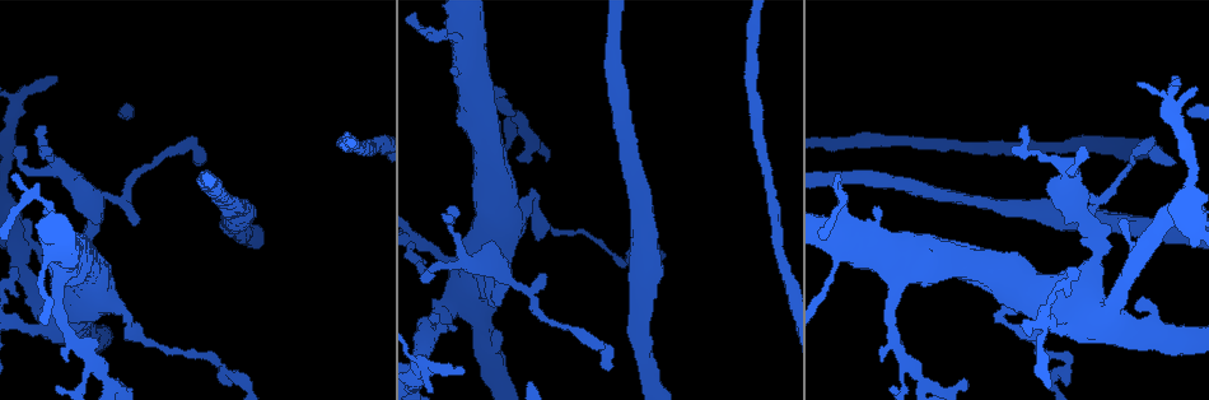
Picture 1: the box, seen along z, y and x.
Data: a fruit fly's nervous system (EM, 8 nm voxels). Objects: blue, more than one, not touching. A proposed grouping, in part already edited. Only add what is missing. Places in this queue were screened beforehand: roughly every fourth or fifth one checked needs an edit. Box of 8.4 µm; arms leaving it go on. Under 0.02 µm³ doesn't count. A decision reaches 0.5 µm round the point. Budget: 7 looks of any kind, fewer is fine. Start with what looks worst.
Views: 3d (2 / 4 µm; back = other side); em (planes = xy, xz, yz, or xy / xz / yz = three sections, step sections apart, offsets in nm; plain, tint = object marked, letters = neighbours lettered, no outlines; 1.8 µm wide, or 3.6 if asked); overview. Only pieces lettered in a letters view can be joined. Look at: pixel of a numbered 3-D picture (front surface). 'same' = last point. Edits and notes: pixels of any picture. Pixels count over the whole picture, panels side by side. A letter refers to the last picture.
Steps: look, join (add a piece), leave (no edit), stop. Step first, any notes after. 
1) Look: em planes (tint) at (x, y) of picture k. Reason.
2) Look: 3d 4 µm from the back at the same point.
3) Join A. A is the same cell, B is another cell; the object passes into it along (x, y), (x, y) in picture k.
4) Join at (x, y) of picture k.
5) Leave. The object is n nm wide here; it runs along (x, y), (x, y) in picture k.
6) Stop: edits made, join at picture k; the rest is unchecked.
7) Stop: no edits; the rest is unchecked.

Look: em xy step 16 (letters) at (1125, 222) of picture 1. Branch stops here.

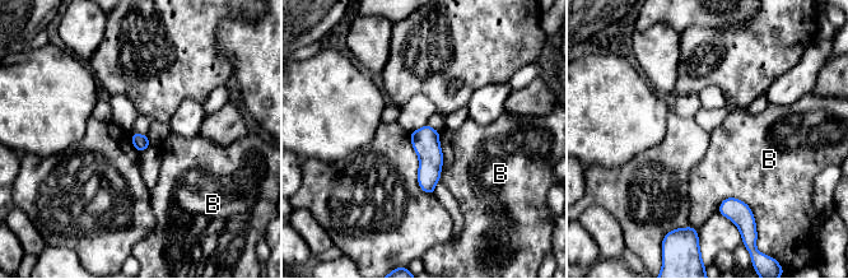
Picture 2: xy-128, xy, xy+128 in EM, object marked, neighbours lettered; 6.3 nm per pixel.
Look: em planes (letters) at the same point. Another direction.

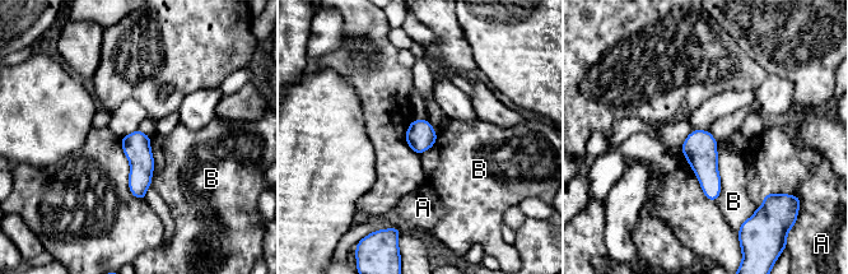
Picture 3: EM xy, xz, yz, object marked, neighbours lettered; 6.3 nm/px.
Leave. The object is 180 nm wide here; A and B are other cells; a border runs along (718, 142), (720, 195), (714, 200) in picture 3; none of them fits.

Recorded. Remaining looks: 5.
Look: 3d 4 µm at (426, 281) of picture 1. Branch stops here.

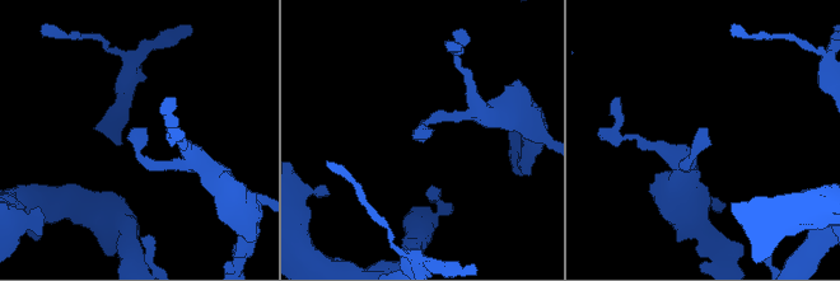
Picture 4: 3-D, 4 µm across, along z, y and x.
Look: em planes (plain) at (416, 135) of picture 4.

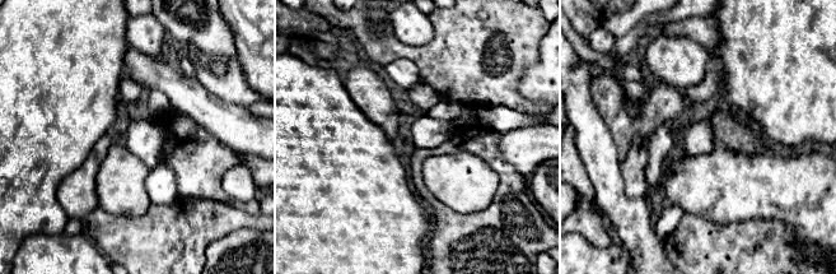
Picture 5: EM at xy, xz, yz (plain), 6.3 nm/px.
Look: em planes (letters) at the same point.

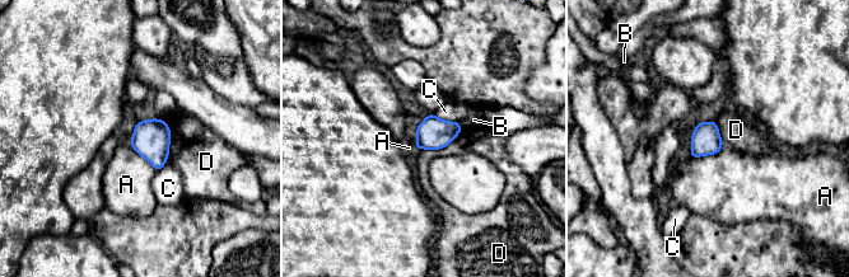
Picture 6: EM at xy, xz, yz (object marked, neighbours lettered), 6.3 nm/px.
Leave. A, B, C and D are other cells; none of them fits.

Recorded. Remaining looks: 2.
Look: em xy step 4 (tint) at (839, 195) of picture 1. Abrupt turn.

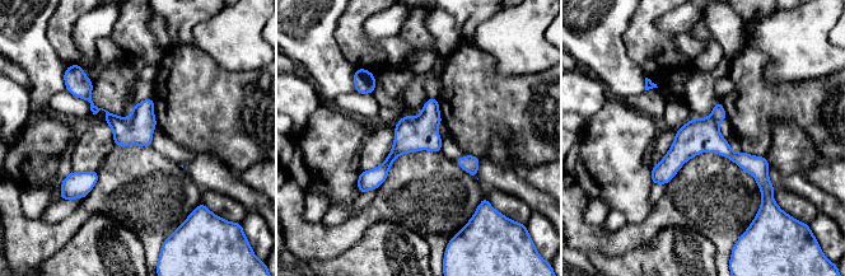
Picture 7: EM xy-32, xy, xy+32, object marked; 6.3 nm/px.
Look: em planes (letters) at the same point. Another direction.

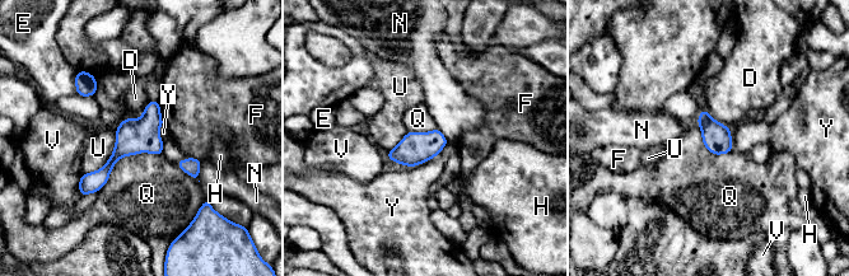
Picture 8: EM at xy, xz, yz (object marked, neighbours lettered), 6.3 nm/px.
Leave. D, E, F, H, N, Q, U, V and Y are other cells; none of them fits.

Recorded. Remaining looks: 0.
Stop: no edits; the rest is unchecked.

